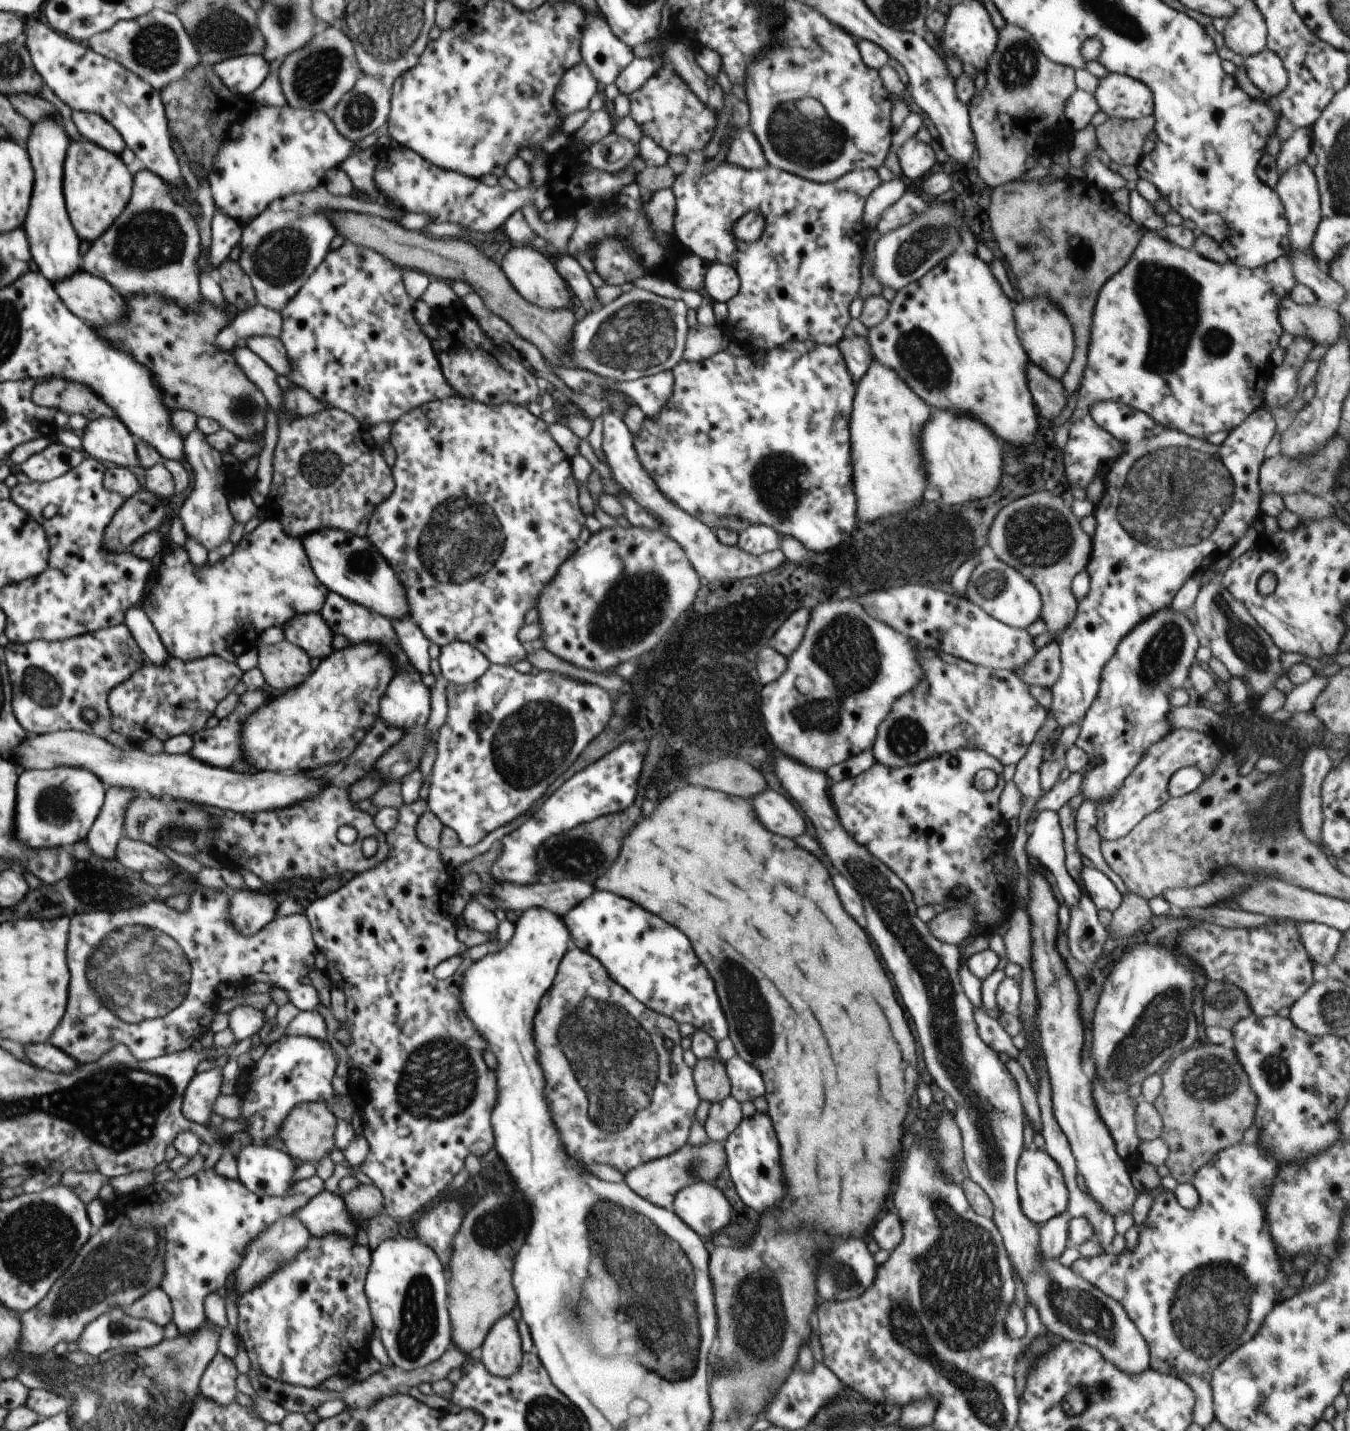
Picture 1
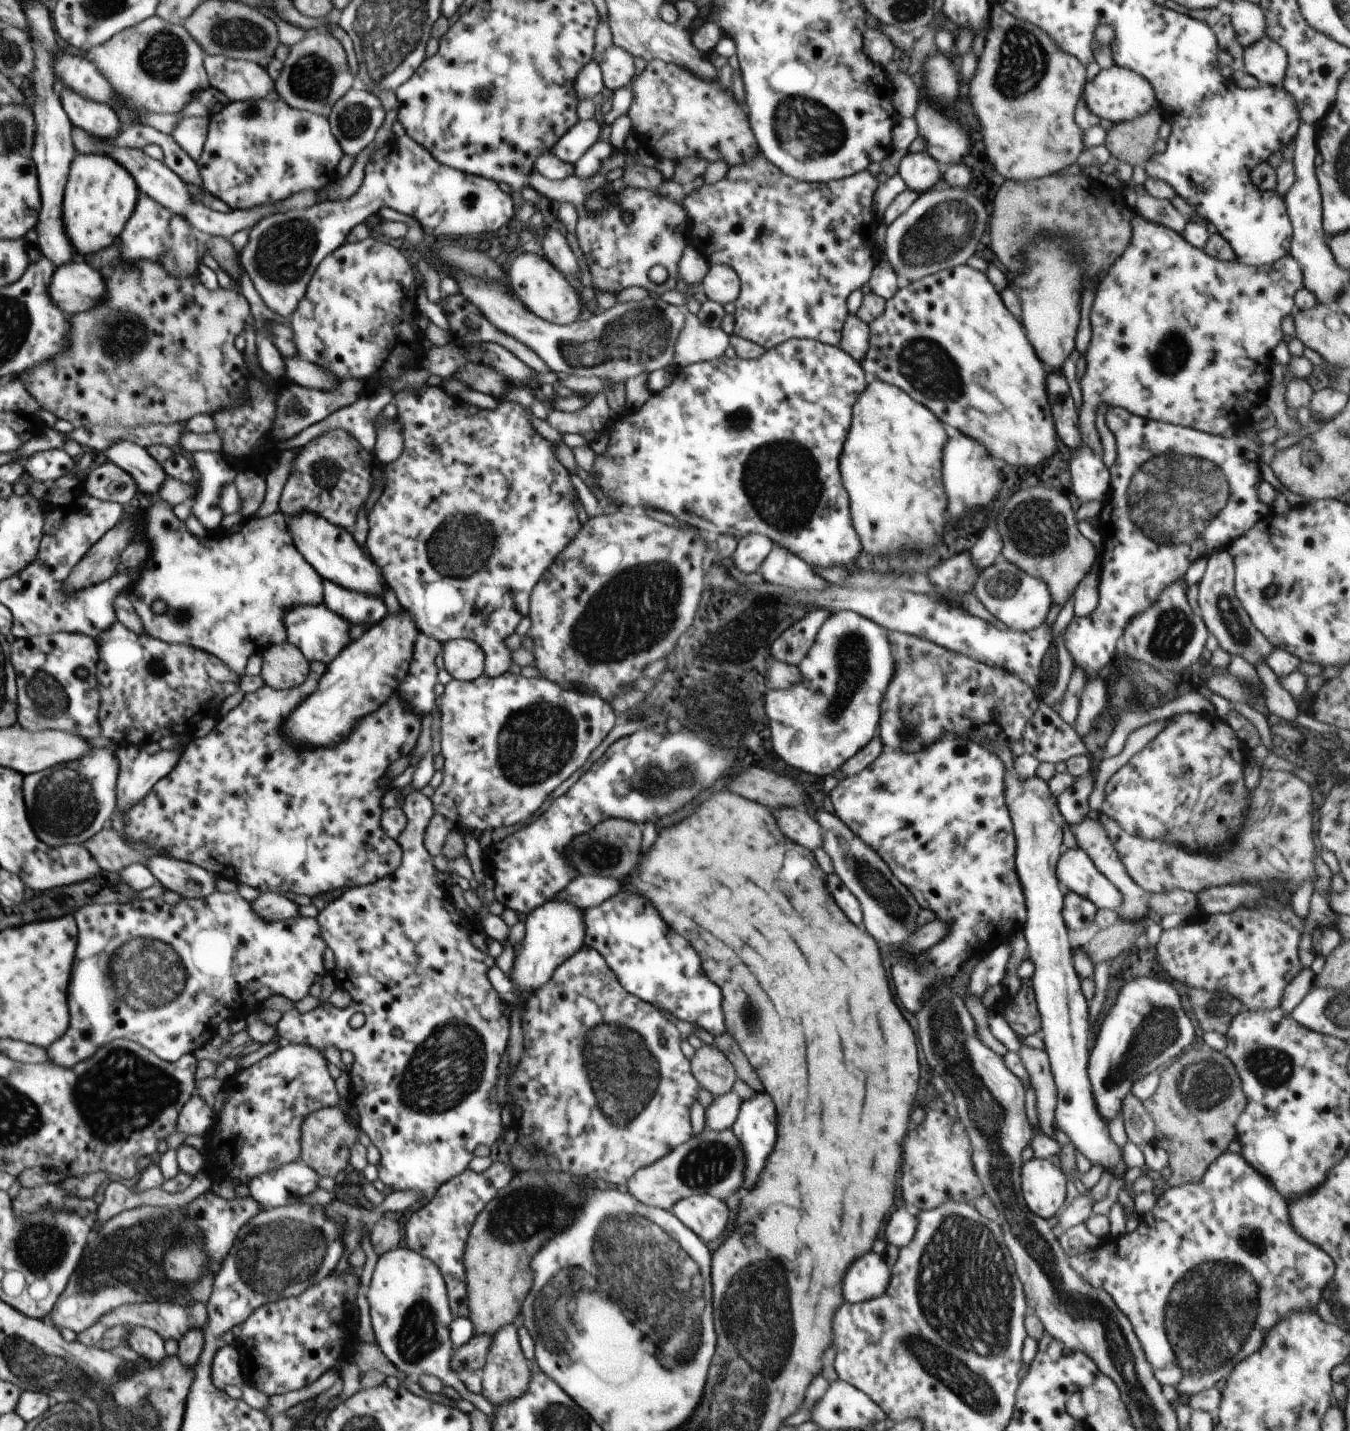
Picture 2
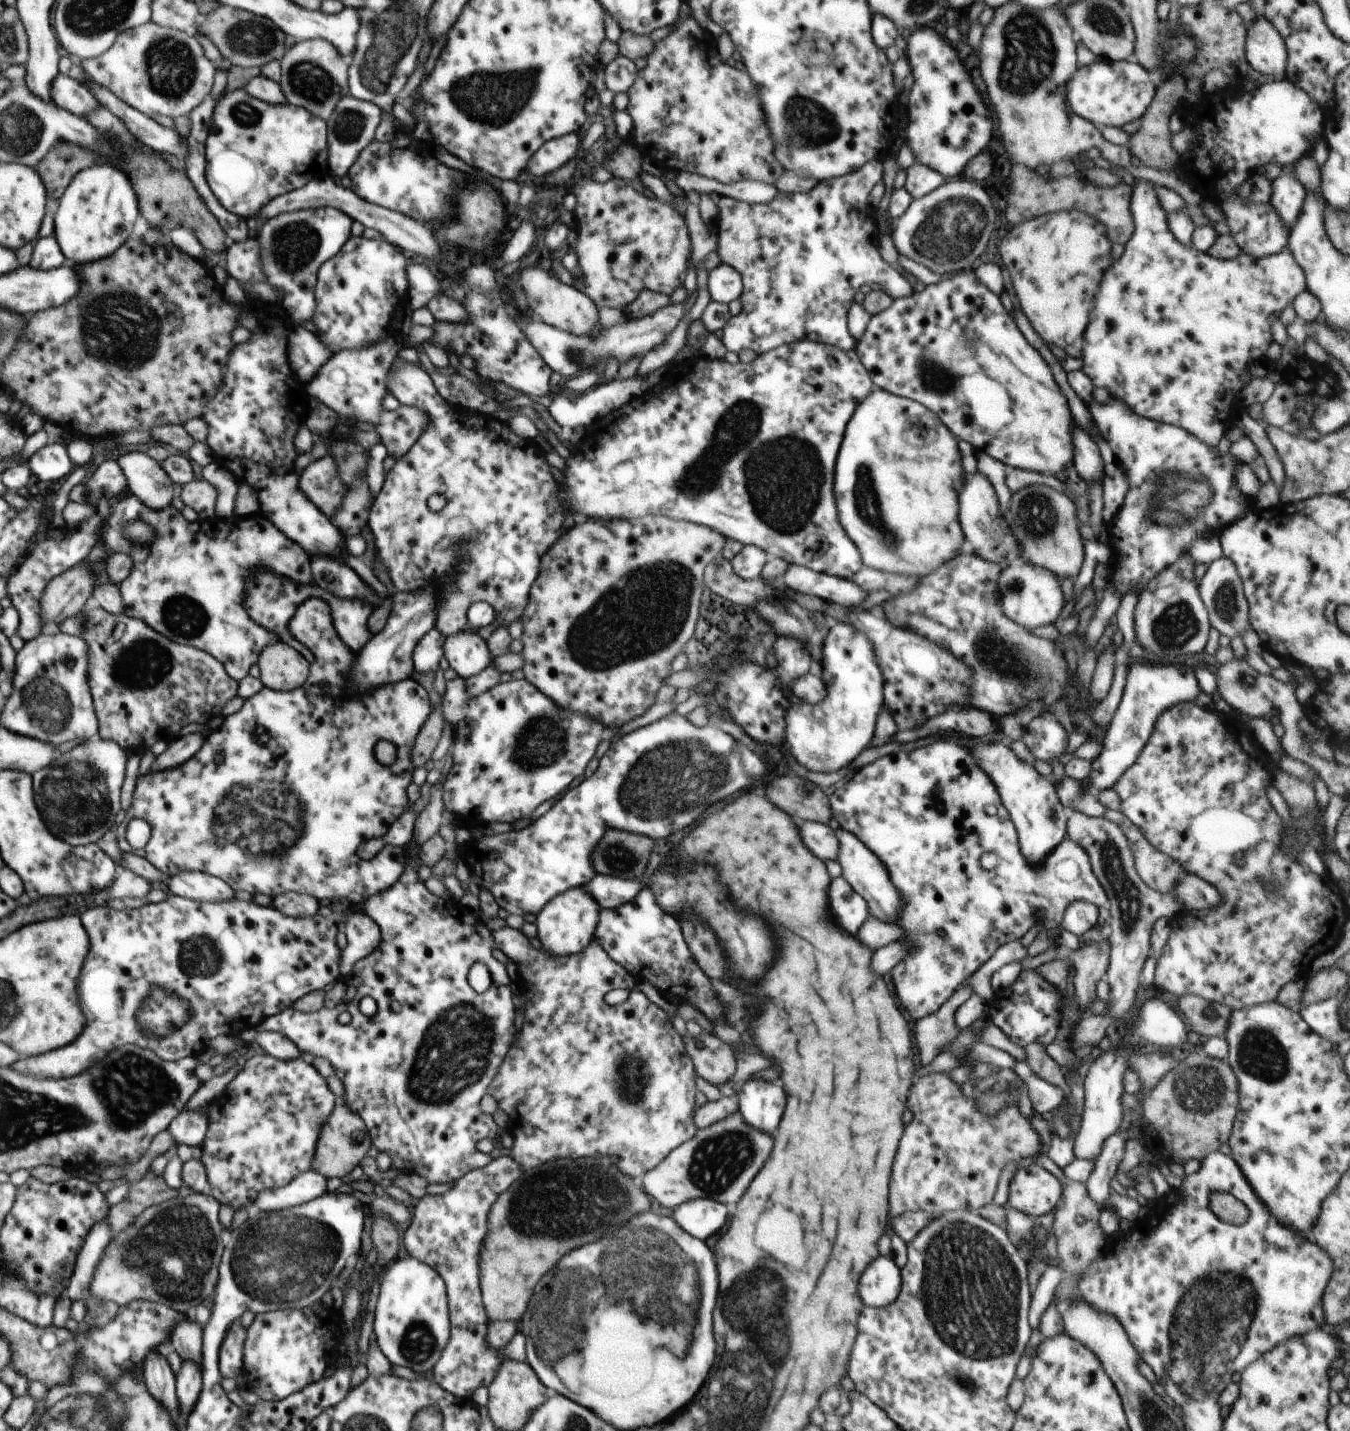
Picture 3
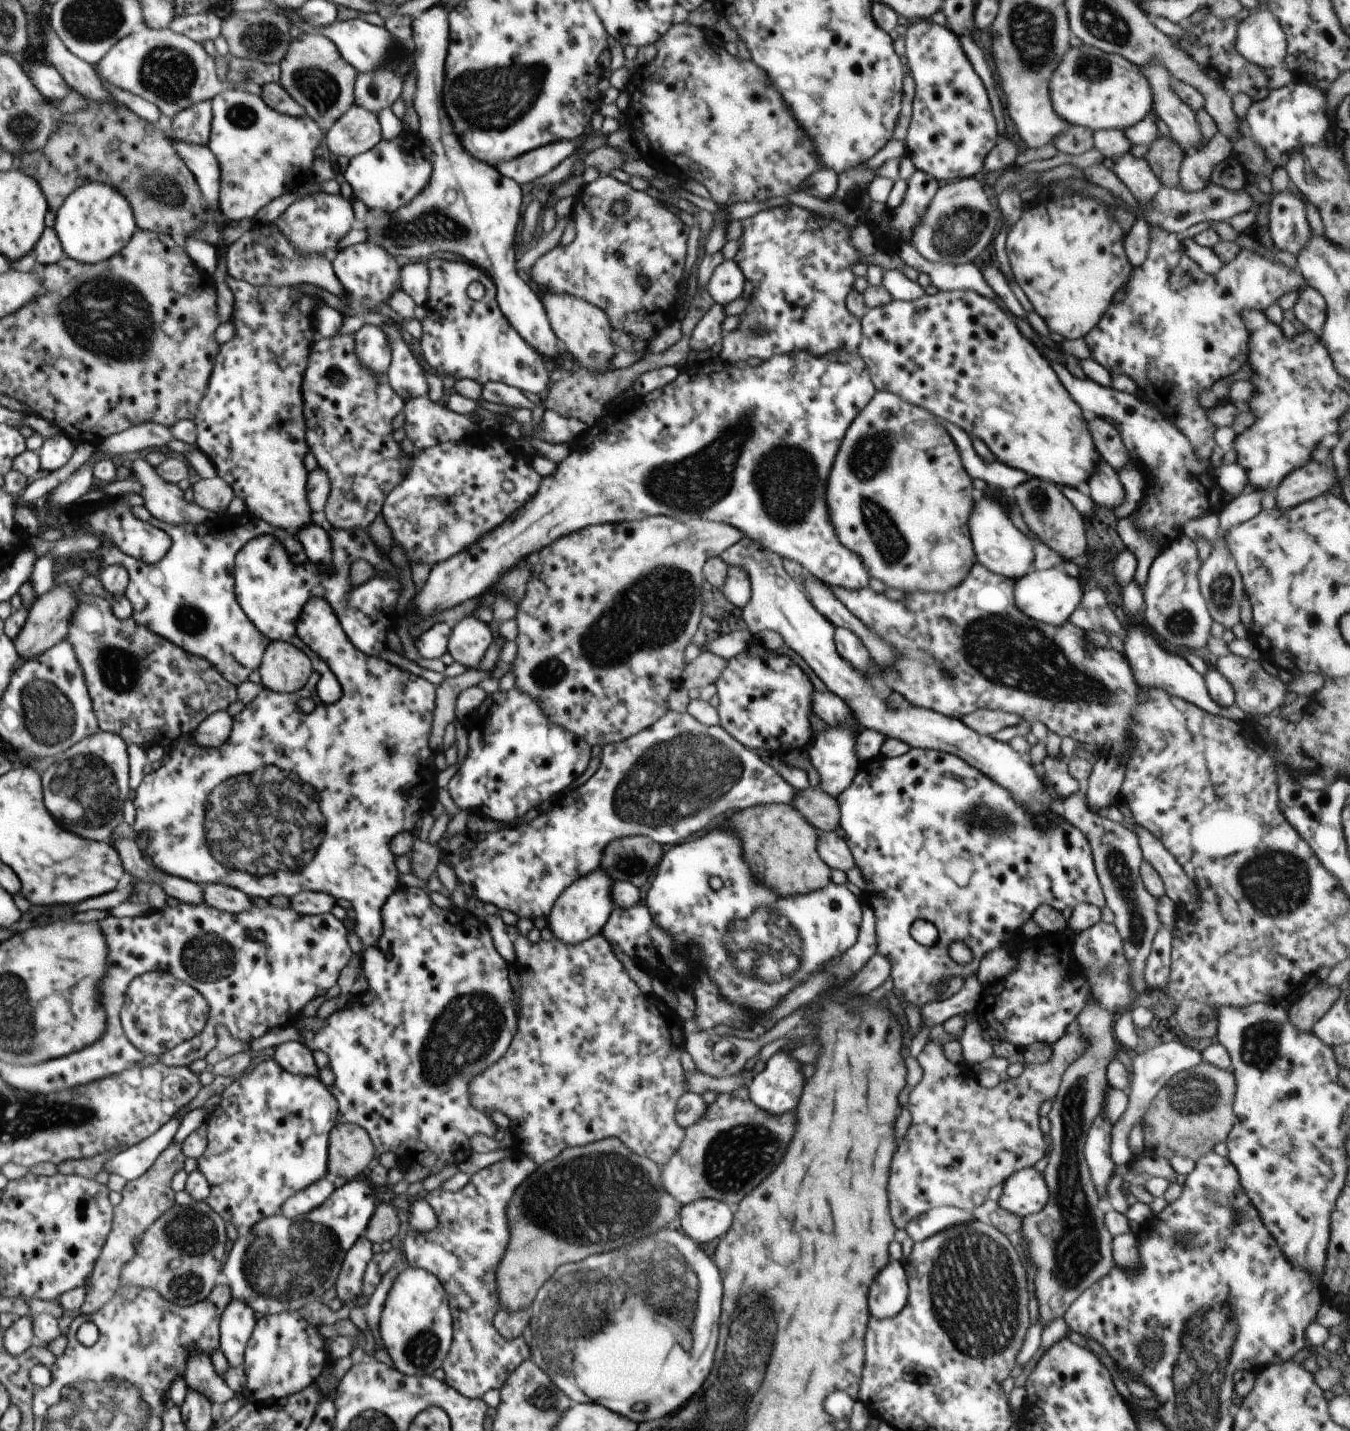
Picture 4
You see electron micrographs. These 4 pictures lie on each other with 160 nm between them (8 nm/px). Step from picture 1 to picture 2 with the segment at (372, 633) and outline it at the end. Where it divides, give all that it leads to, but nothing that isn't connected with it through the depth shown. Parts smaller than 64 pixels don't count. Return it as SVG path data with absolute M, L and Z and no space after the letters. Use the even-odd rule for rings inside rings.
M322 579L323 603L338 614L342 614L352 624L380 622L386 616L387 606L378 595L364 595L361 592L346 590L334 581Z

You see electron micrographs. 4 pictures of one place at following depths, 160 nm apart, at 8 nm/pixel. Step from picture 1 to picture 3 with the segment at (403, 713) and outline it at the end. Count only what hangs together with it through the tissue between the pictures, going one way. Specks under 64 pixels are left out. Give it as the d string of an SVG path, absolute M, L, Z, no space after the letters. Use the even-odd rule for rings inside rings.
M434 627L418 641L413 650L413 665L417 672L436 671L439 668L439 662L444 656L445 638L445 634Z

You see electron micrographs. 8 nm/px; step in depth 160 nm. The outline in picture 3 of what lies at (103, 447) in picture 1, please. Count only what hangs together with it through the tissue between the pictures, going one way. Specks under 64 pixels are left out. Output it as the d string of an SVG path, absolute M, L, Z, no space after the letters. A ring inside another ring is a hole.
M135 451L121 456L118 464L127 478L127 493L137 496L148 508L155 511L161 511L171 505L175 496L174 483L164 472L161 463L150 458L147 453Z

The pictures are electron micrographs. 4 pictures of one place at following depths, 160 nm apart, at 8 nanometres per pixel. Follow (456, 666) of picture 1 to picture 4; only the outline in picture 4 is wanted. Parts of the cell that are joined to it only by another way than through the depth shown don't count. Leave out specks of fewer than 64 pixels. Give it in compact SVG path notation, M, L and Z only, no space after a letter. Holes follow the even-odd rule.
M474 615L467 616L453 627L447 652L467 669L477 668L485 650L493 643L492 638L489 623Z

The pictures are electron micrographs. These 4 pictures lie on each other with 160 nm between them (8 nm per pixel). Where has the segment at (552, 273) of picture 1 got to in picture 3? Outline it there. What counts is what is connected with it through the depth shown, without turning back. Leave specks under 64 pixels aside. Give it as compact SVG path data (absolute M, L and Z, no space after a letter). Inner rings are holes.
M540 266L538 268L528 268L520 274L520 284L523 286L529 308L533 316L540 319L551 327L556 327L561 331L572 333L573 335L589 336L596 333L600 328L598 320L598 310L596 303L576 287L563 284L555 275L550 276Z

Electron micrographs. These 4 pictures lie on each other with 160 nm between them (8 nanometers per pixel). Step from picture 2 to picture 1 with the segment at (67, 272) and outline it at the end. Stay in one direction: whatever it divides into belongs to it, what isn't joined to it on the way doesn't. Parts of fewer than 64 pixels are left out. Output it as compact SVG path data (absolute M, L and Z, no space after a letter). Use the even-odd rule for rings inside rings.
M80 268L72 276L58 281L56 289L65 305L78 318L83 319L94 328L125 319L125 300L121 293L106 279L90 274L87 270Z

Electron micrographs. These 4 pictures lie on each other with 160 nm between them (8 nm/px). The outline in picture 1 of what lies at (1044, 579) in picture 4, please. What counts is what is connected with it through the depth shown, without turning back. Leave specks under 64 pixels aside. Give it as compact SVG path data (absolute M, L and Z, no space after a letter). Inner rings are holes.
M984 545L980 552L981 561L974 569L965 590L965 598L977 604L986 614L1017 629L1027 629L1041 618L1042 599L1034 583L1018 569L1000 560L990 545Z

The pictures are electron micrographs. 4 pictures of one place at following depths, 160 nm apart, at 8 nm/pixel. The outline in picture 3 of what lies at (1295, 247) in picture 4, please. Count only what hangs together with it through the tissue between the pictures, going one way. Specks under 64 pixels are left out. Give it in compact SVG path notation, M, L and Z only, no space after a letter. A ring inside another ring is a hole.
M1282 173L1271 182L1271 187L1269 203L1278 213L1285 228L1291 232L1300 216L1307 192L1293 174Z

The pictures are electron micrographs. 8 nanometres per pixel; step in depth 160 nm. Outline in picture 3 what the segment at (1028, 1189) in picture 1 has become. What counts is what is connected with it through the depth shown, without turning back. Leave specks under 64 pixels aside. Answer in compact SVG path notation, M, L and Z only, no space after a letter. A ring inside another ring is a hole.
M1032 1163L1015 1172L1006 1205L1028 1216L1044 1216L1053 1212L1061 1194L1061 1182L1044 1167Z

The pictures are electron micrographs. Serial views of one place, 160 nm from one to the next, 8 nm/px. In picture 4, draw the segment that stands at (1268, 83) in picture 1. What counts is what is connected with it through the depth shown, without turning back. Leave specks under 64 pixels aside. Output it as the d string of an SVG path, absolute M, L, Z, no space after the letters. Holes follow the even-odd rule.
M1270 10L1254 11L1237 26L1235 47L1250 62L1274 70L1287 55L1287 36Z

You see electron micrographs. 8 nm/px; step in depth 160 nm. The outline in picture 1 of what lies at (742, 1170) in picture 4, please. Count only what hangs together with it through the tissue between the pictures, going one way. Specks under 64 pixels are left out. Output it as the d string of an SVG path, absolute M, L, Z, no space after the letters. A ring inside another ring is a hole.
M708 1141L706 1144L694 1146L686 1143L681 1149L672 1154L650 1161L625 1174L625 1183L638 1196L645 1198L648 1202L668 1210L673 1210L673 1202L676 1193L684 1187L694 1183L712 1183L718 1178L718 1174L727 1168L727 1154L723 1142Z

